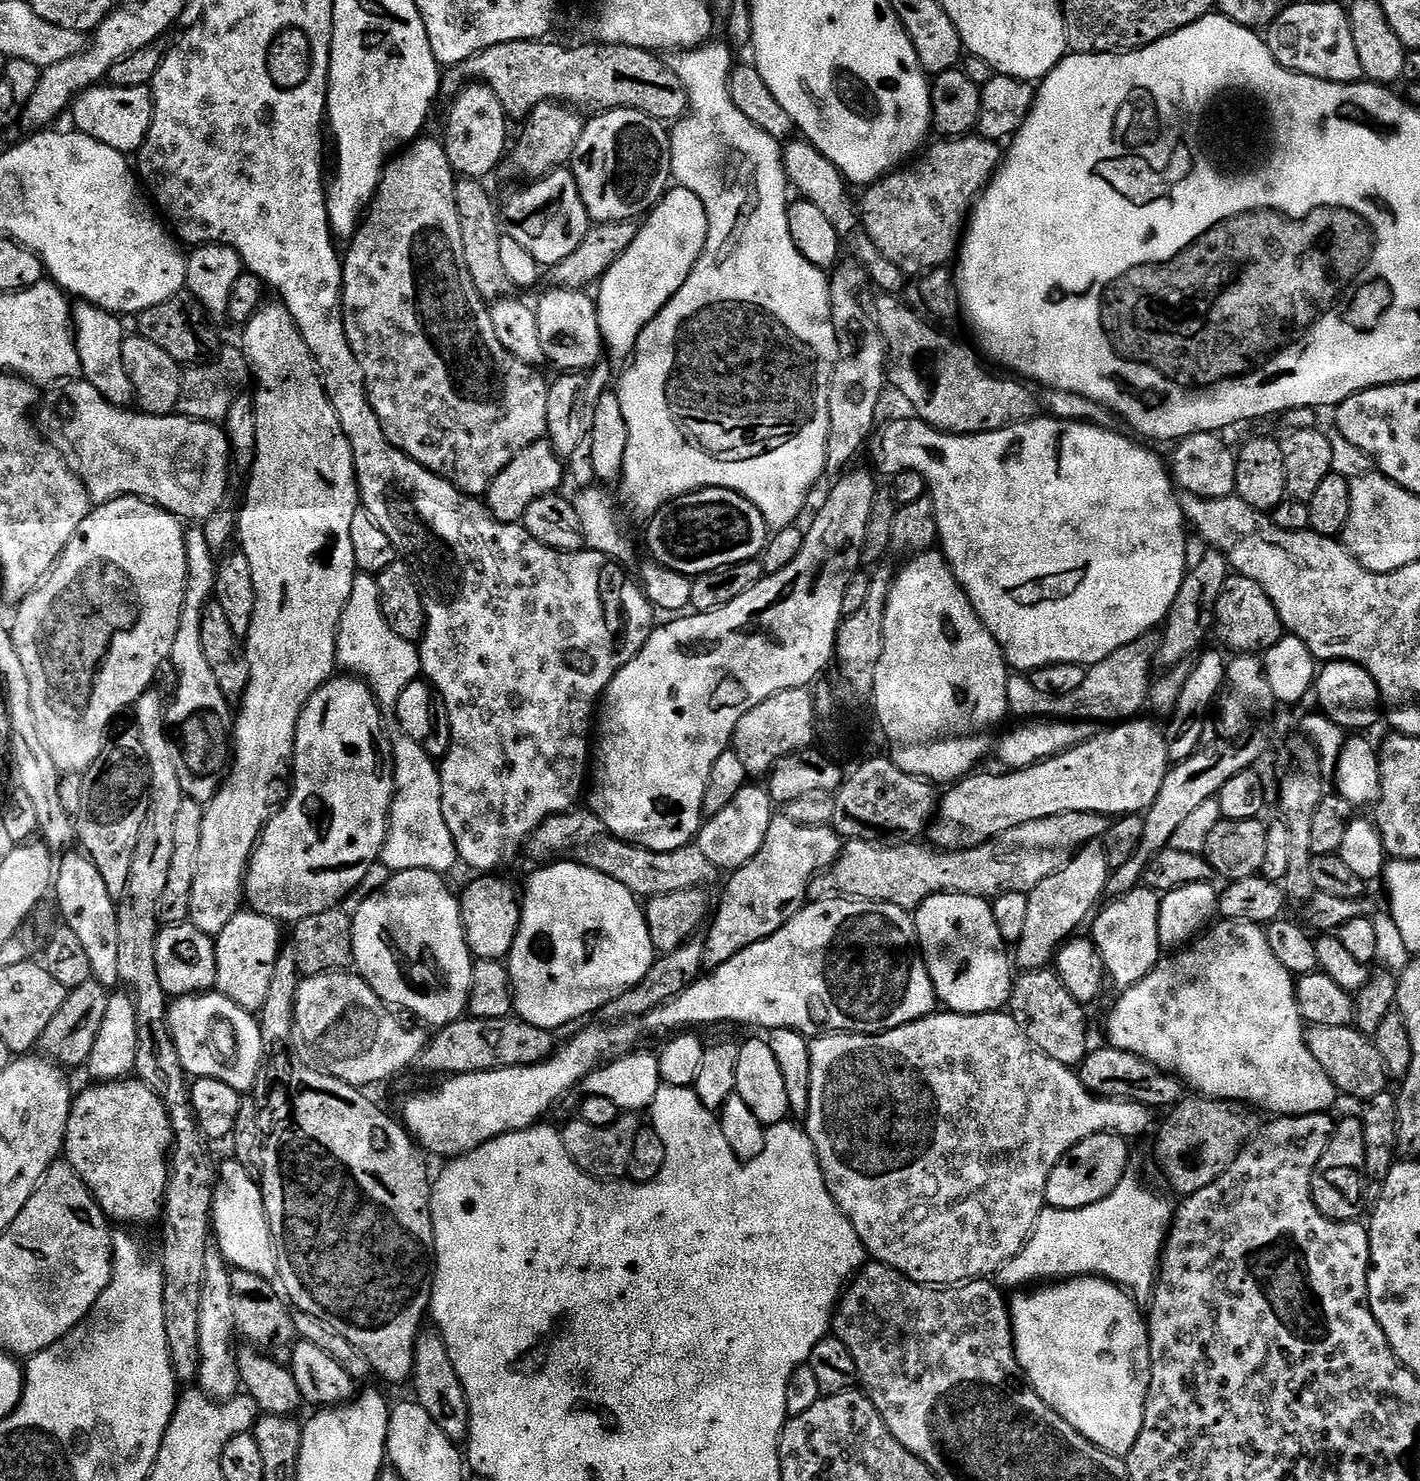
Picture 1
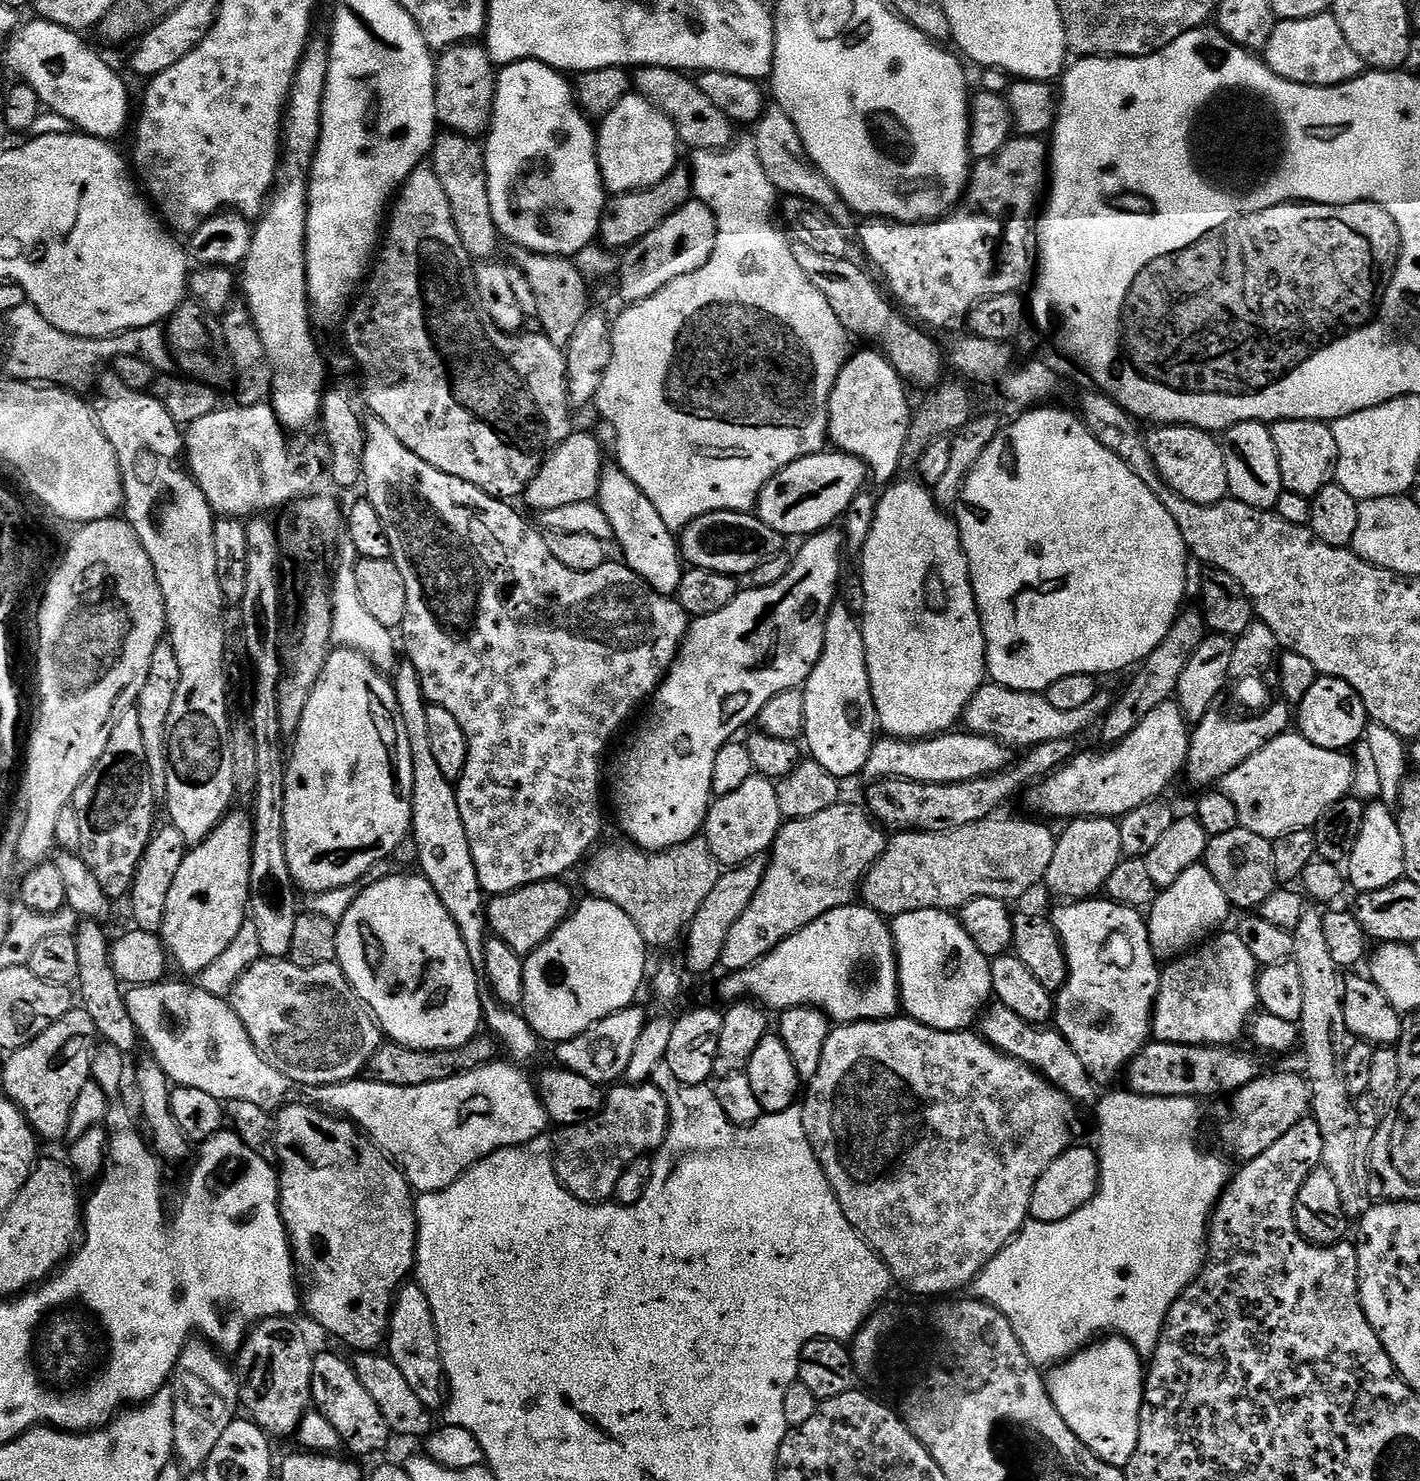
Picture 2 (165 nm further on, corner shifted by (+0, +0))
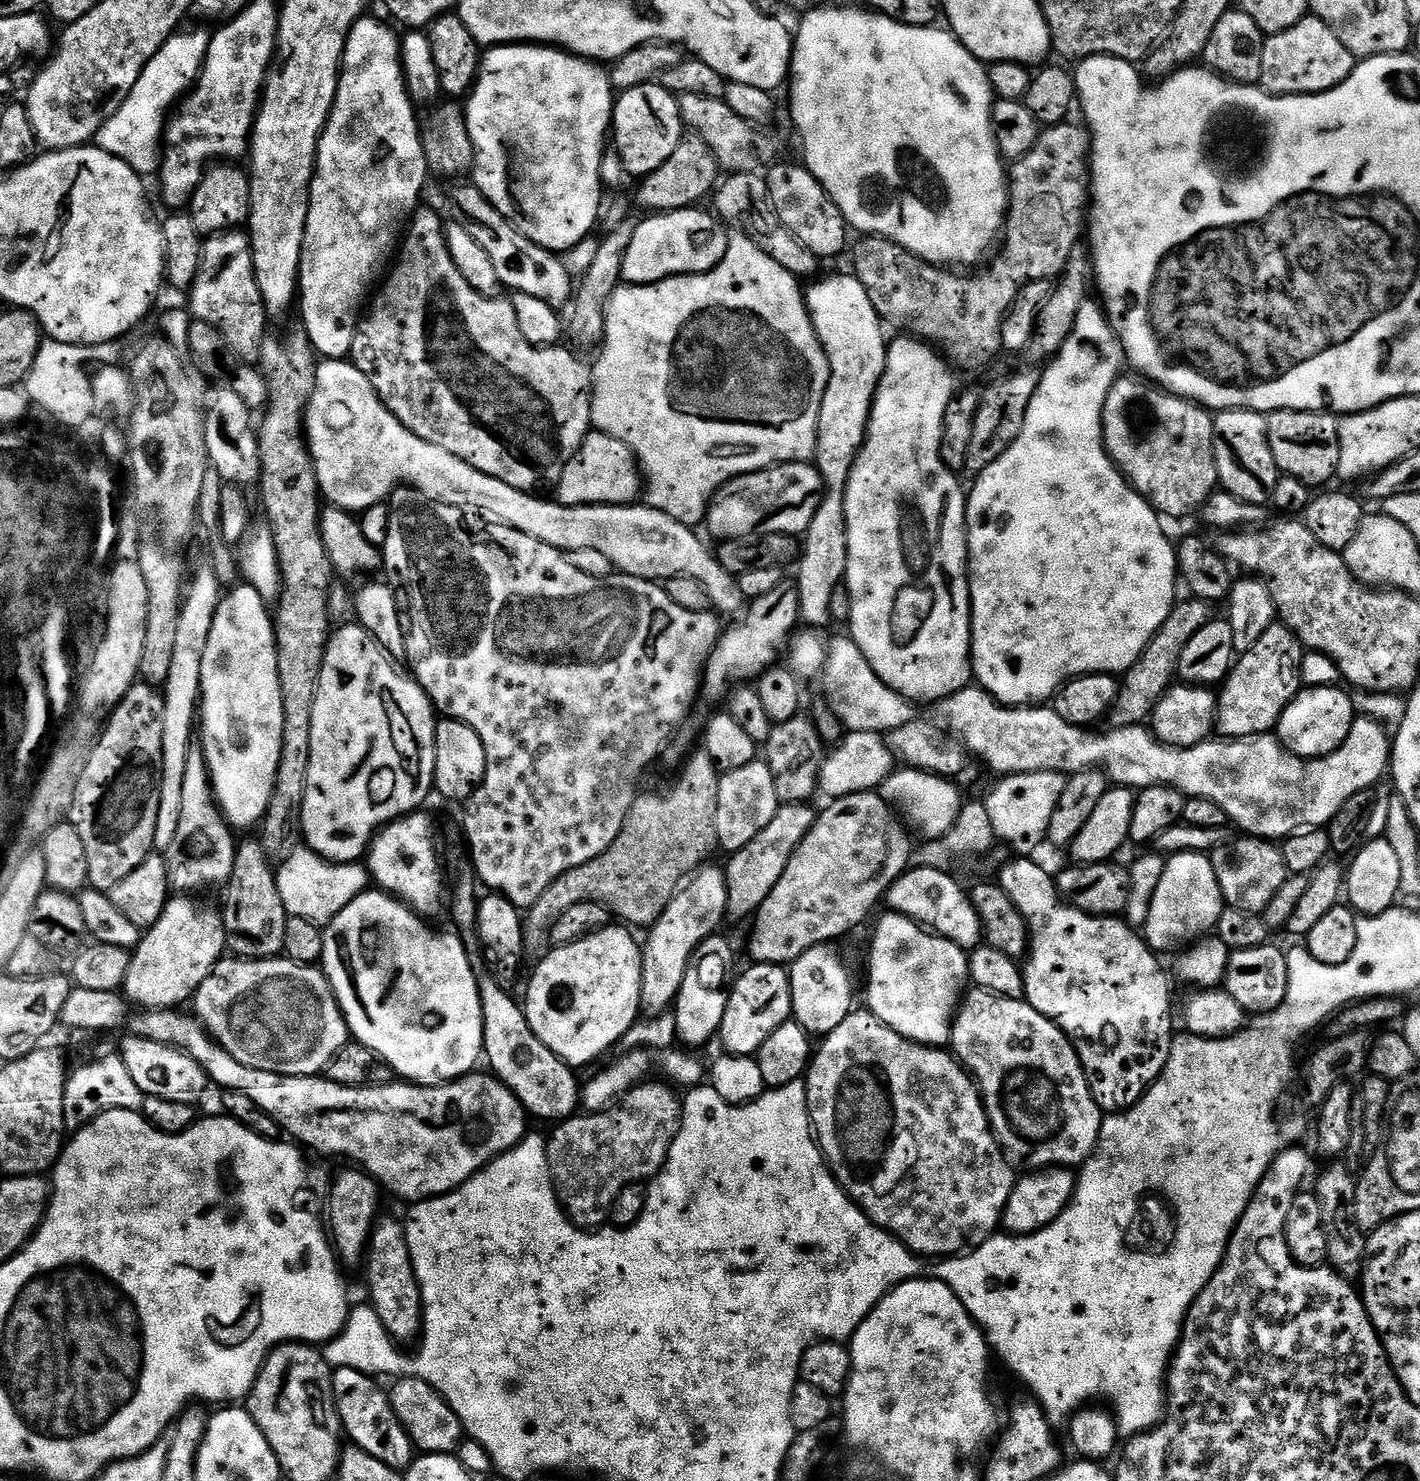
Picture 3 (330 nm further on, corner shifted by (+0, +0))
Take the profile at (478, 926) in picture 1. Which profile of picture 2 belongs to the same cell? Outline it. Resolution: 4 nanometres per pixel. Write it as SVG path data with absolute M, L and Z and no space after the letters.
M563 879L543 880L530 886L522 886L510 894L491 897L487 901L488 927L495 939L506 942L510 950L519 956L528 956L555 930L560 921L572 911L572 892Z

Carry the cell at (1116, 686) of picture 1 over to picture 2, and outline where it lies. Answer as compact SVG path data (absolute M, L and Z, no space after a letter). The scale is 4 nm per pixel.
M986 682L976 691L974 698L970 698L962 724L967 731L975 732L977 736L988 736L991 740L999 740L1009 749L1031 750L1037 744L1076 738L1079 732L1086 731L1096 719L1097 723L1111 709L1113 703L1113 697L1108 697L1104 690L1100 690L1089 704L1078 710L1057 710L1047 695L1012 690L1001 684Z

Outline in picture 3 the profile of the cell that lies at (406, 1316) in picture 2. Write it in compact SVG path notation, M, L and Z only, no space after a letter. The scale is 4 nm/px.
M388 1216L377 1219L372 1226L372 1235L368 1238L366 1249L366 1265L368 1264L368 1292L372 1295L370 1307L376 1311L382 1326L388 1331L389 1336L396 1341L397 1345L408 1346L417 1339L422 1332L422 1321L424 1319L424 1303L420 1297L420 1284L416 1281L416 1271L410 1258L410 1246L408 1239L404 1237L404 1224L396 1221L394 1217Z

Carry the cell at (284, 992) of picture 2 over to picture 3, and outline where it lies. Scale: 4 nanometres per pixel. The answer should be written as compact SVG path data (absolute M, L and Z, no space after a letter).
M287 958L228 959L221 959L194 997L194 1015L208 1035L224 1047L230 1058L242 1062L242 1066L247 1068L266 1070L279 1076L320 1076L334 1054L350 1042L348 1023L323 971Z

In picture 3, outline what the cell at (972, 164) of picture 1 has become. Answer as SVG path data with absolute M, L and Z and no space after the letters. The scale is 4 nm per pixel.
M1065 122L1062 124L1054 124L1045 127L1040 133L1038 142L1034 142L1034 150L1030 150L1030 154L1026 154L1022 158L1018 158L1007 173L1008 182L1008 214L1004 222L1004 230L1002 233L1002 245L1004 249L1000 252L1000 257L993 262L992 268L985 270L981 276L959 276L959 271L949 270L944 266L937 266L926 262L922 258L918 258L910 250L906 250L902 246L898 246L893 240L884 240L880 236L868 236L856 248L856 269L854 275L856 279L862 282L862 286L866 290L866 294L870 294L870 302L874 306L874 310L880 315L881 321L885 325L893 324L896 328L901 328L901 333L907 334L909 337L924 341L925 344L931 344L945 361L953 369L961 368L964 372L976 372L979 368L984 368L996 355L1001 355L1002 345L1000 343L1000 328L1004 324L1004 317L1012 308L1012 303L1018 298L1018 294L1028 285L1031 280L1052 280L1059 277L1063 273L1066 262L1070 258L1070 254L1075 250L1077 244L1081 243L1082 233L1086 228L1086 209L1090 204L1090 157L1092 155L1092 137L1089 136L1087 127L1081 126L1079 123Z

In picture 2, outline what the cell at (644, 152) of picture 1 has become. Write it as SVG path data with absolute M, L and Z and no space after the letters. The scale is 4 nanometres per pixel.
M629 94L620 99L618 106L609 110L599 121L596 134L596 157L600 177L609 193L637 192L650 186L658 186L677 167L676 148L678 137L676 127L639 94Z

